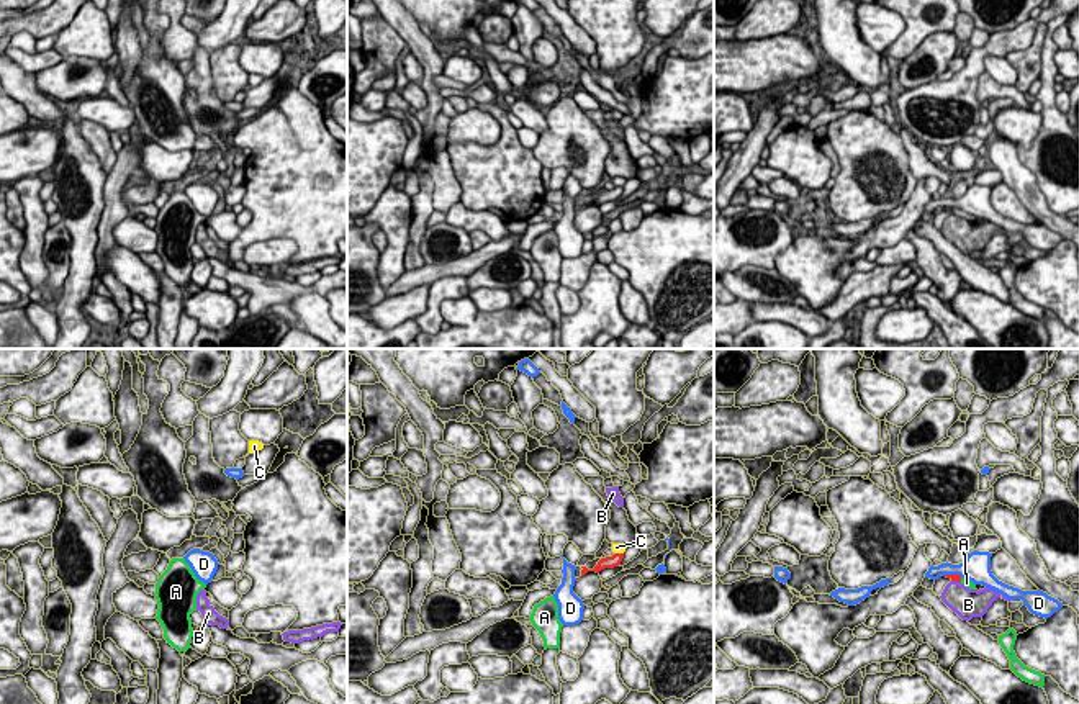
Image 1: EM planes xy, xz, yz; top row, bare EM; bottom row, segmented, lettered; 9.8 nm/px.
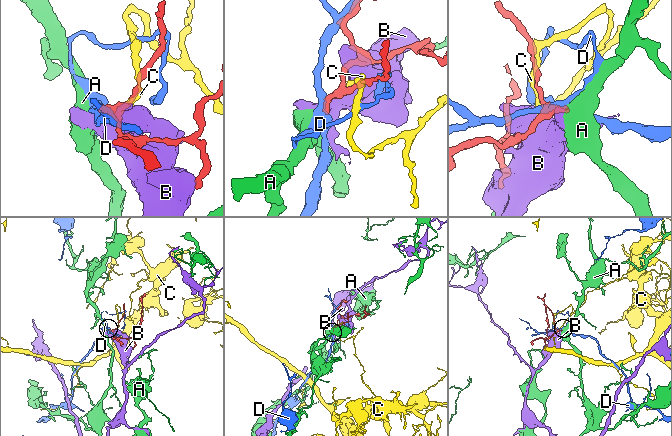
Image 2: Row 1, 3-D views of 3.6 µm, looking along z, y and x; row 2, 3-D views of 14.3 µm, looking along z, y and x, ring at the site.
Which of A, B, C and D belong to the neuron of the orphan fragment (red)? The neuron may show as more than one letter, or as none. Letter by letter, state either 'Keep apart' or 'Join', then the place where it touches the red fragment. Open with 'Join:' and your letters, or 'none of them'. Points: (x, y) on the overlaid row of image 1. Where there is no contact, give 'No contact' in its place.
Join: A
A: Join. Touches red at yz (960, 580)
B: Keep apart. Touches red at yz (955, 580)
C: Keep apart. Touches red at xz (619, 554)
D: Keep apart. Touches red at yz (953, 575)

